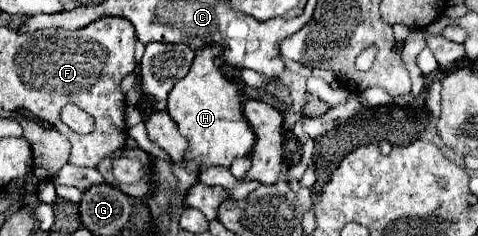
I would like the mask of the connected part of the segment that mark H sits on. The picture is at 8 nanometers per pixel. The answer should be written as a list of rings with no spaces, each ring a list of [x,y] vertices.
[[[205,46],[195,52],[191,72],[175,84],[171,96],[167,98],[167,112],[173,116],[181,136],[185,136],[189,144],[183,156],[183,166],[197,178],[211,166],[231,168],[235,158],[249,158],[255,144],[255,134],[243,116],[239,92],[219,70],[219,52],[219,46]]]

